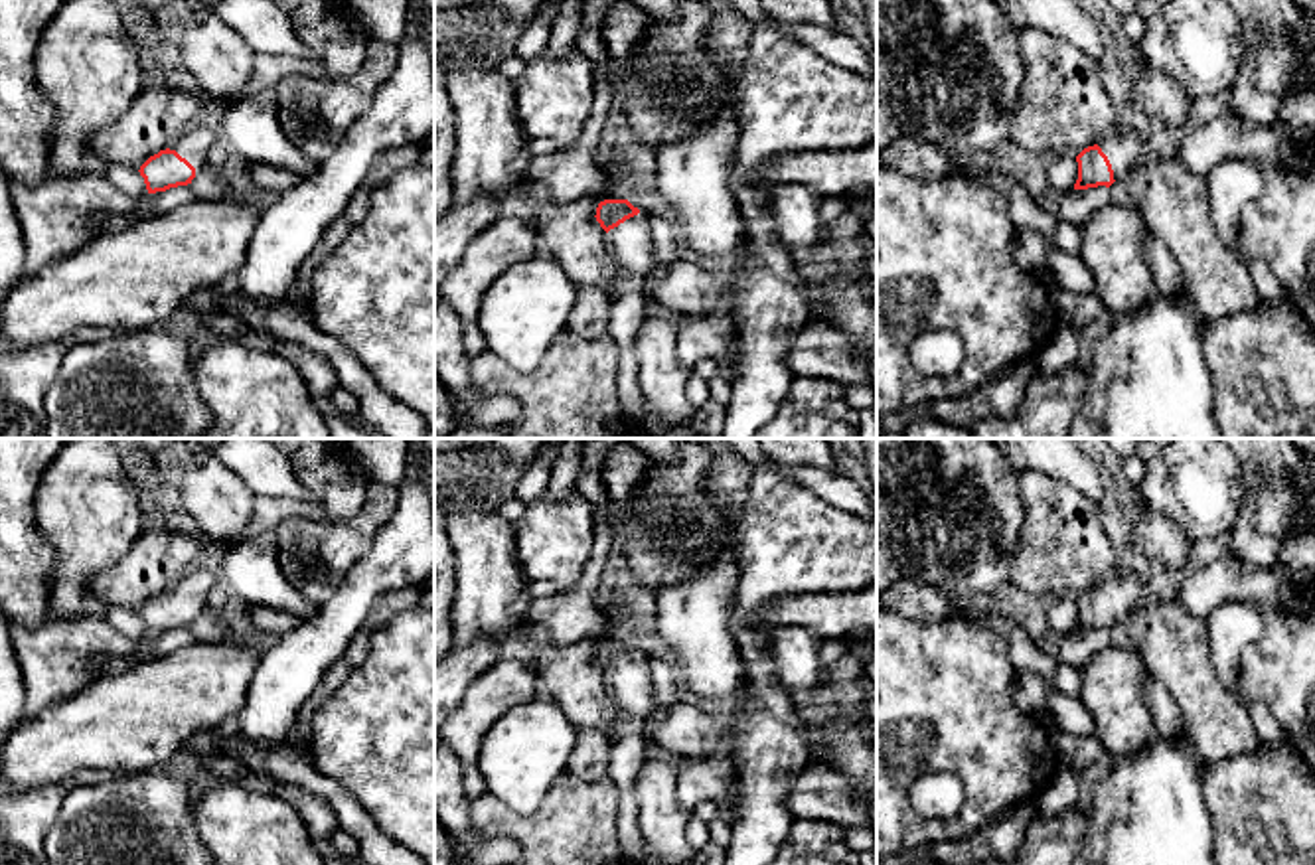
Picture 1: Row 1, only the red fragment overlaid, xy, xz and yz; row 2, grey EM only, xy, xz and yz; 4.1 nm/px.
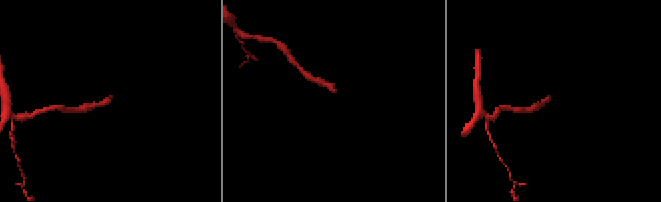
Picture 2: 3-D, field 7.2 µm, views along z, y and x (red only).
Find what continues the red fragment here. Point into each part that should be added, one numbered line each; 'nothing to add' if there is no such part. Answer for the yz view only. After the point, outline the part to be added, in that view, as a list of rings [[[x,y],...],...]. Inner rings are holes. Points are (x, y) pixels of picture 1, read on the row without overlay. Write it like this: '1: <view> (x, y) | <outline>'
1: yz (1126, 589) | [[[1116,571],[1110,579],[1098,585],[1108,598],[1114,622],[1125,622],[1131,612],[1151,596],[1149,581],[1135,571]]]

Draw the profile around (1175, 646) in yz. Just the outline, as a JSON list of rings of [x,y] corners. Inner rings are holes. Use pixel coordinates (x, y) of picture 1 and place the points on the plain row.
[[[1147,596],[1125,626],[1147,673],[1175,699],[1204,768],[1258,752],[1262,739],[1246,707],[1224,687],[1214,668],[1206,620],[1187,612],[1175,598]]]

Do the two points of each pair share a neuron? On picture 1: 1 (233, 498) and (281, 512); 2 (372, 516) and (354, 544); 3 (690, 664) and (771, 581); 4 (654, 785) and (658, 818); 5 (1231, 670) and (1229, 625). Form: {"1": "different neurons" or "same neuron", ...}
{"1": "different neurons", "2": "same neuron", "3": "different neurons", "4": "same neuron", "5": "same neuron"}

